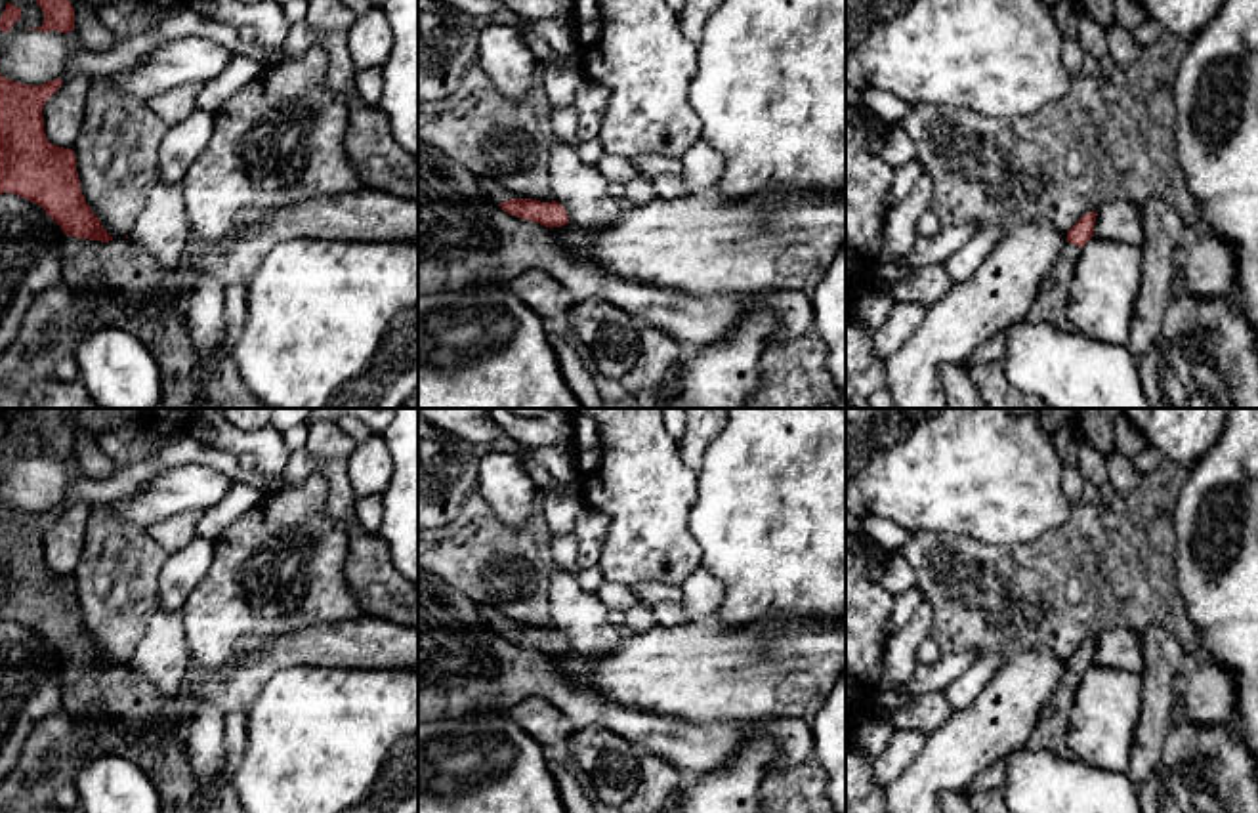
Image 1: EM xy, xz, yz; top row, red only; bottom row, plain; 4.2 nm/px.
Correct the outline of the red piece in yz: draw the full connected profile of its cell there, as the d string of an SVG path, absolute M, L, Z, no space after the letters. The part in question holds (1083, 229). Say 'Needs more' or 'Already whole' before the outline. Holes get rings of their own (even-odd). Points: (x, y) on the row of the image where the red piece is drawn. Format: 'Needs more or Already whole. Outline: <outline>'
Needs more. Outline: M1098 212L1084 214L1067 231L1067 242L1061 248L1059 260L1040 282L1038 294L1023 317L1025 323L1052 324L1061 332L1073 332L1073 326L1065 315L1069 284L1077 269L1080 248L1094 237L1096 216Z

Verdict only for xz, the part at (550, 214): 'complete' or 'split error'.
split error

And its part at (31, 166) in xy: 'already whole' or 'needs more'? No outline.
needs more

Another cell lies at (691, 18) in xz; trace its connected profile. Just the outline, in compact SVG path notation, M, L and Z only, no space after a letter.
M685 0L678 13L678 25L687 40L699 44L706 17L720 8L723 0Z

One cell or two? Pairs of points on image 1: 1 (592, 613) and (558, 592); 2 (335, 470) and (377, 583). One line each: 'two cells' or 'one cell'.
1: one cell
2: one cell

